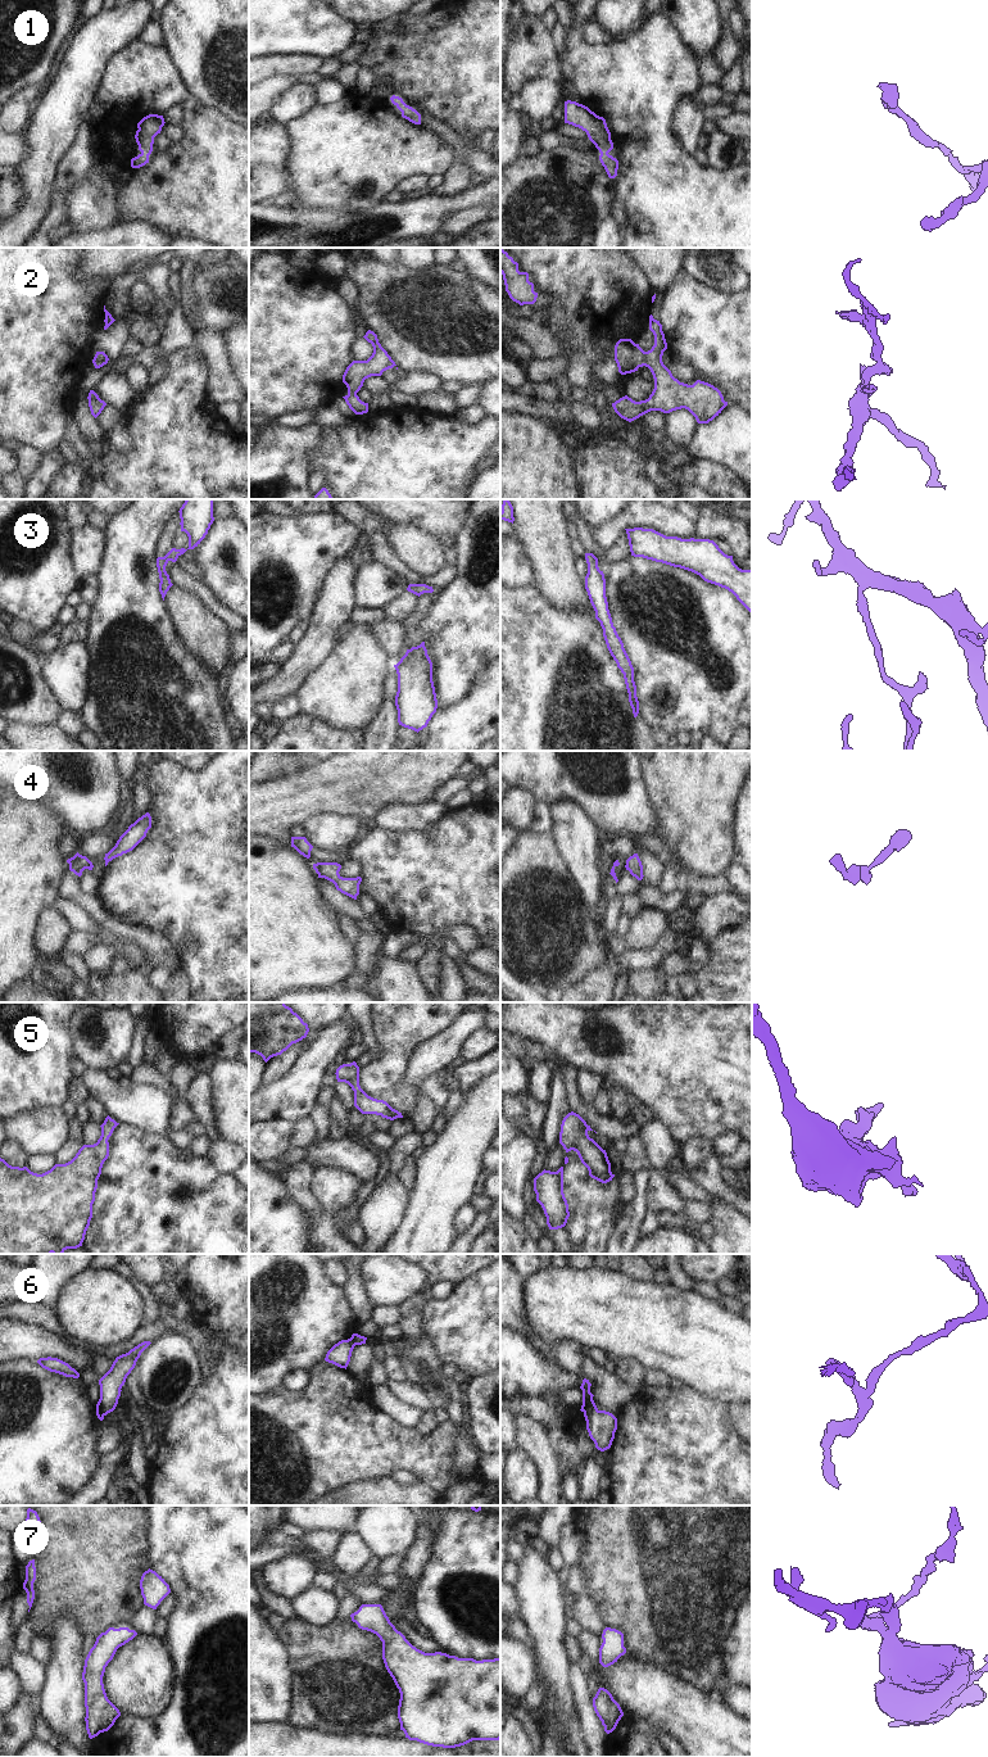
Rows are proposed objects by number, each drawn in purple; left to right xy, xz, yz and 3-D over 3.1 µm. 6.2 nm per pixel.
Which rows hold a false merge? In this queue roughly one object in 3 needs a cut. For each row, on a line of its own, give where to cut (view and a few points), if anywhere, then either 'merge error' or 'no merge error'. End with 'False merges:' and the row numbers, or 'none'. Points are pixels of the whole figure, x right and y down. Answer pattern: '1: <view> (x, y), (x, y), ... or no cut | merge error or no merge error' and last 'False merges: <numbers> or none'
1: no cut | no merge error
2: no cut | no merge error
3: no cut | no merge error
4: no cut | no merge error
5: no cut | no merge error
6: yz (592, 1399), (584, 1412) | merge error
7: no cut | no merge error
False merges: 6

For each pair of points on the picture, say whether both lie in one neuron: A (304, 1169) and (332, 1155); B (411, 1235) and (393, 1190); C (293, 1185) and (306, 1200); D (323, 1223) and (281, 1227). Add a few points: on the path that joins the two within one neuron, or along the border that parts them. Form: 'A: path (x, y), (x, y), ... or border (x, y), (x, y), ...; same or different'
A: border (303, 1160), (313, 1169); different
B: border (408, 1192), (404, 1216), (388, 1240); different
C: path (297, 1189), (303, 1196); same
D: border (311, 1232), (308, 1235); different

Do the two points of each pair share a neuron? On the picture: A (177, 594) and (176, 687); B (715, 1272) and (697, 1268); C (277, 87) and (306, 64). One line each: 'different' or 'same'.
A: different
B: same
C: different

